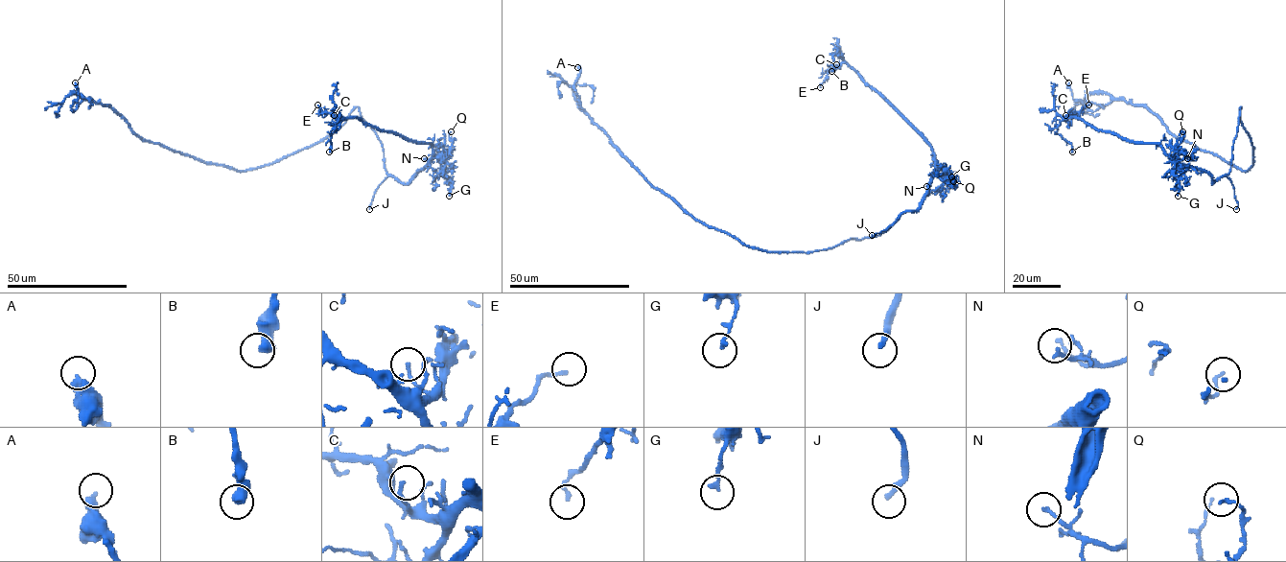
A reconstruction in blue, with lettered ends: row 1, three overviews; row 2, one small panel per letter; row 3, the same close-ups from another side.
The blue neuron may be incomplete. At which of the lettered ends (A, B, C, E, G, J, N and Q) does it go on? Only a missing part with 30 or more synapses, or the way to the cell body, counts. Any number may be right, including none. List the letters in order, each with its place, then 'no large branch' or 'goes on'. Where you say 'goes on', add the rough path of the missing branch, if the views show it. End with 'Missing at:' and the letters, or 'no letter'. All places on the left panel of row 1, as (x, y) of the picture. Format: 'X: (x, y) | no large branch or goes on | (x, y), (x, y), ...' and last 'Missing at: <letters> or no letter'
A: (75, 82) | no large branch
B: (329, 152) | no large branch
C: (334, 115) | no large branch
E: (317, 105) | no large branch
G: (449, 196) | no large branch
J: (369, 209) | goes on | (369, 209), (371, 222), (377, 224), (409, 234), (416, 240), (433, 239)
N: (424, 158) | no large branch
Q: (451, 131) | no large branch
Missing at: J

